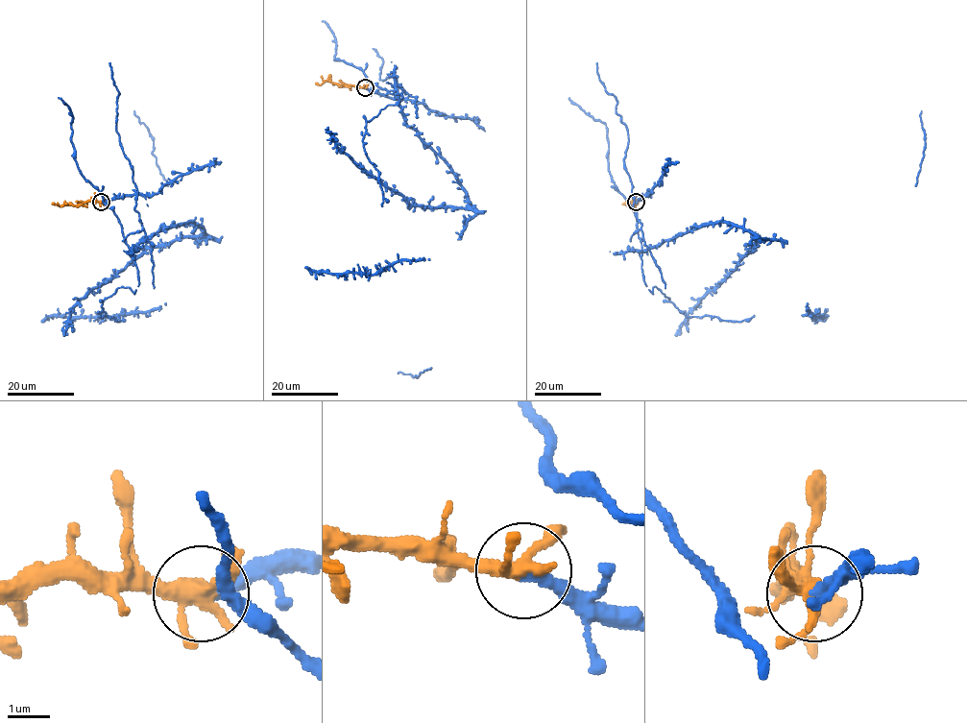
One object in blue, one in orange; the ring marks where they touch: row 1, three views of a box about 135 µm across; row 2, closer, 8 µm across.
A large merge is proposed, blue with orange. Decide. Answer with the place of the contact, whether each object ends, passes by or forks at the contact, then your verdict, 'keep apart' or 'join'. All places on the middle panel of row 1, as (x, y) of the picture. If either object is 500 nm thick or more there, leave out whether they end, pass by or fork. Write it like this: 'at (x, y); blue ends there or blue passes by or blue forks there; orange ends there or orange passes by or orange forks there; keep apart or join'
at (365, 87); blue ends there; orange forks there; join

